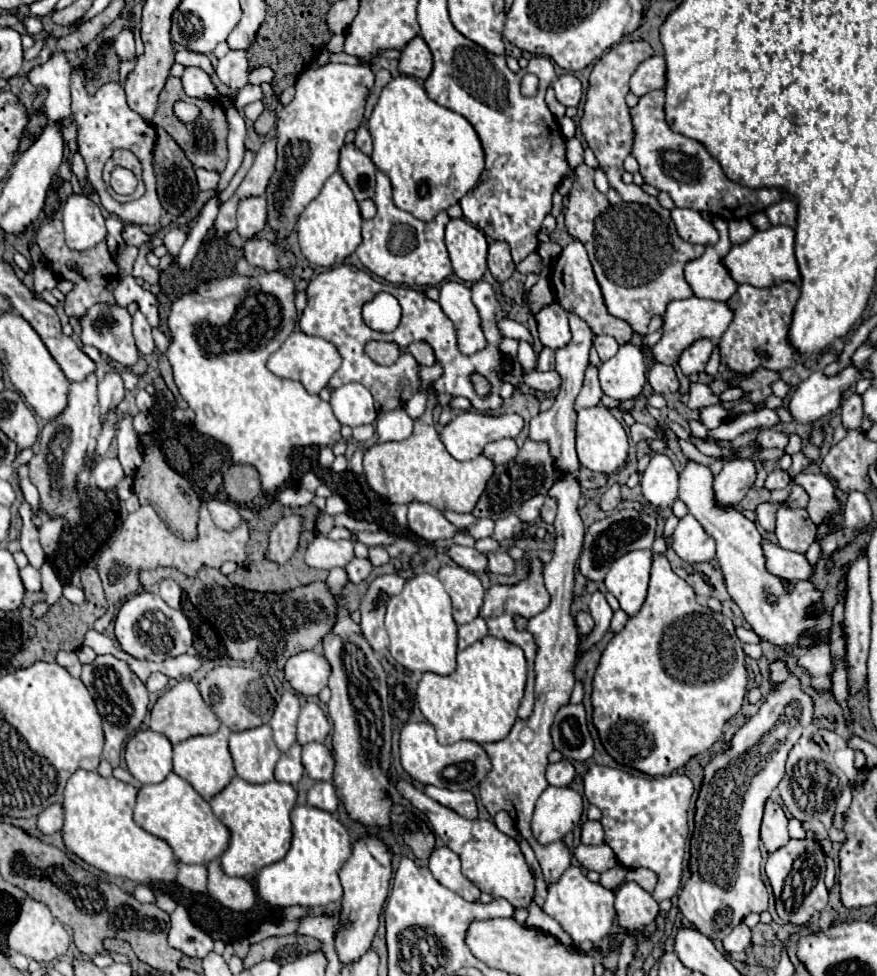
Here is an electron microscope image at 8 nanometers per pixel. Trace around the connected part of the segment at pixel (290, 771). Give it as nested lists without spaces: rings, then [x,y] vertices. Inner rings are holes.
[[[293,744],[287,752],[281,754],[277,766],[275,766],[275,780],[287,782],[291,786],[297,786],[297,782],[303,776],[303,764],[301,764],[301,746]]]

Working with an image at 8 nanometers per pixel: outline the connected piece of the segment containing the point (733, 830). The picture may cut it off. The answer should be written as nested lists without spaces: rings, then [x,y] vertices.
[[[777,658],[769,662],[769,682],[771,692],[761,702],[759,712],[743,724],[733,736],[733,744],[721,754],[715,756],[705,766],[705,780],[697,798],[695,814],[695,832],[691,838],[691,880],[683,886],[679,896],[679,910],[707,938],[725,938],[733,926],[737,926],[745,914],[767,910],[767,888],[761,880],[761,838],[759,826],[763,818],[765,802],[771,792],[777,788],[785,772],[785,760],[793,744],[801,738],[805,726],[813,722],[813,700],[801,690],[801,680],[789,672],[787,662]]]

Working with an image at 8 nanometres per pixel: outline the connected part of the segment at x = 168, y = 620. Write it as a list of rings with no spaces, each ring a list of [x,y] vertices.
[[[151,592],[135,594],[123,602],[115,618],[115,636],[129,656],[153,662],[185,654],[193,642],[189,620],[183,616],[183,612],[169,608],[157,594]]]

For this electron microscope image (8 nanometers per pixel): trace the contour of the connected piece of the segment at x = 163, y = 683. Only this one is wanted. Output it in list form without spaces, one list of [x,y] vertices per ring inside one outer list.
[[[153,672],[149,678],[147,678],[147,688],[149,692],[161,692],[165,690],[169,684],[169,678],[163,674],[163,672]]]

